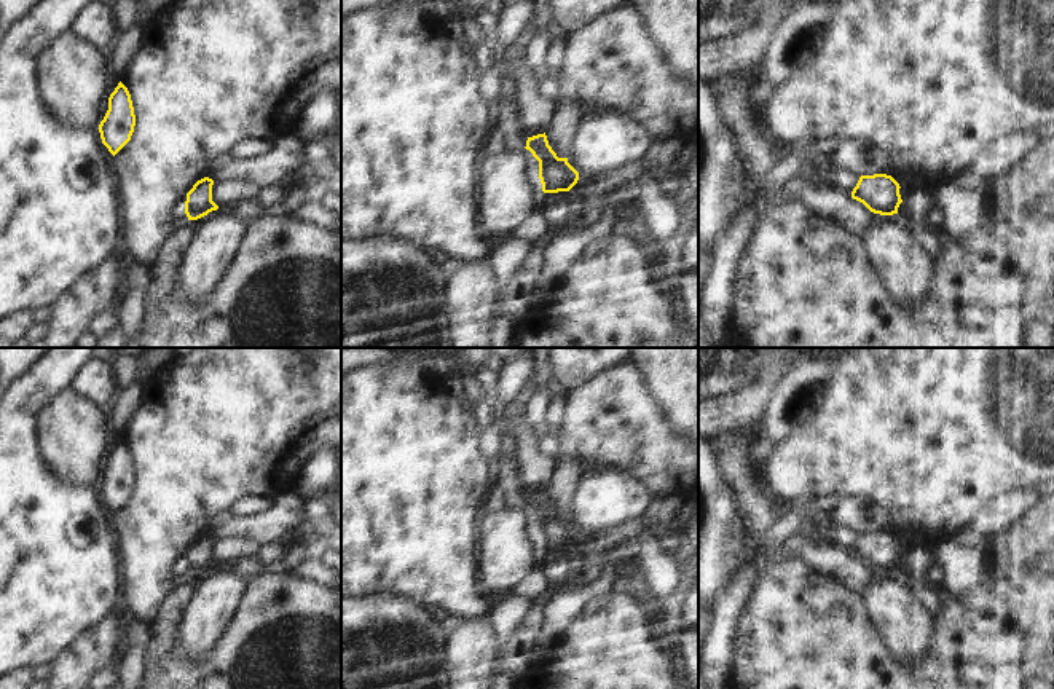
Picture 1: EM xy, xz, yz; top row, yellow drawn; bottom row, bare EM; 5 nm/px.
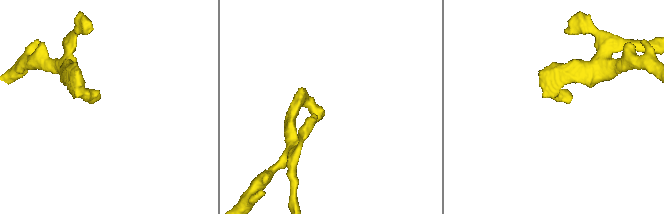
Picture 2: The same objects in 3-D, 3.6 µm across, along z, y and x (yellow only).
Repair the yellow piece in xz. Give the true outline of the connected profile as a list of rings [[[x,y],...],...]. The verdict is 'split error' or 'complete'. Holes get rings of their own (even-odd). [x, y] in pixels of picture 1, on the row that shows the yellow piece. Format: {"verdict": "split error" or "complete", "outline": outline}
{"verdict": "complete", "outline": [[[545,132],[528,137],[525,148],[539,161],[539,179],[544,193],[569,191],[577,183],[579,172],[568,163],[568,158],[556,156]]]}

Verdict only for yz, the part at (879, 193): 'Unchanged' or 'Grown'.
Unchanged.

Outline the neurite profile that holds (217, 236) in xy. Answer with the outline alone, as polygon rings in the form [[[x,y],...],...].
[[[218,207],[195,220],[195,234],[175,273],[180,292],[193,305],[206,300],[226,273],[246,226],[228,207]]]

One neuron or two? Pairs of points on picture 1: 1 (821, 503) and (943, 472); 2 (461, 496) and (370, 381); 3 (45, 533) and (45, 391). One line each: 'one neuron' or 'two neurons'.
1: two neurons
2: one neuron
3: one neuron

